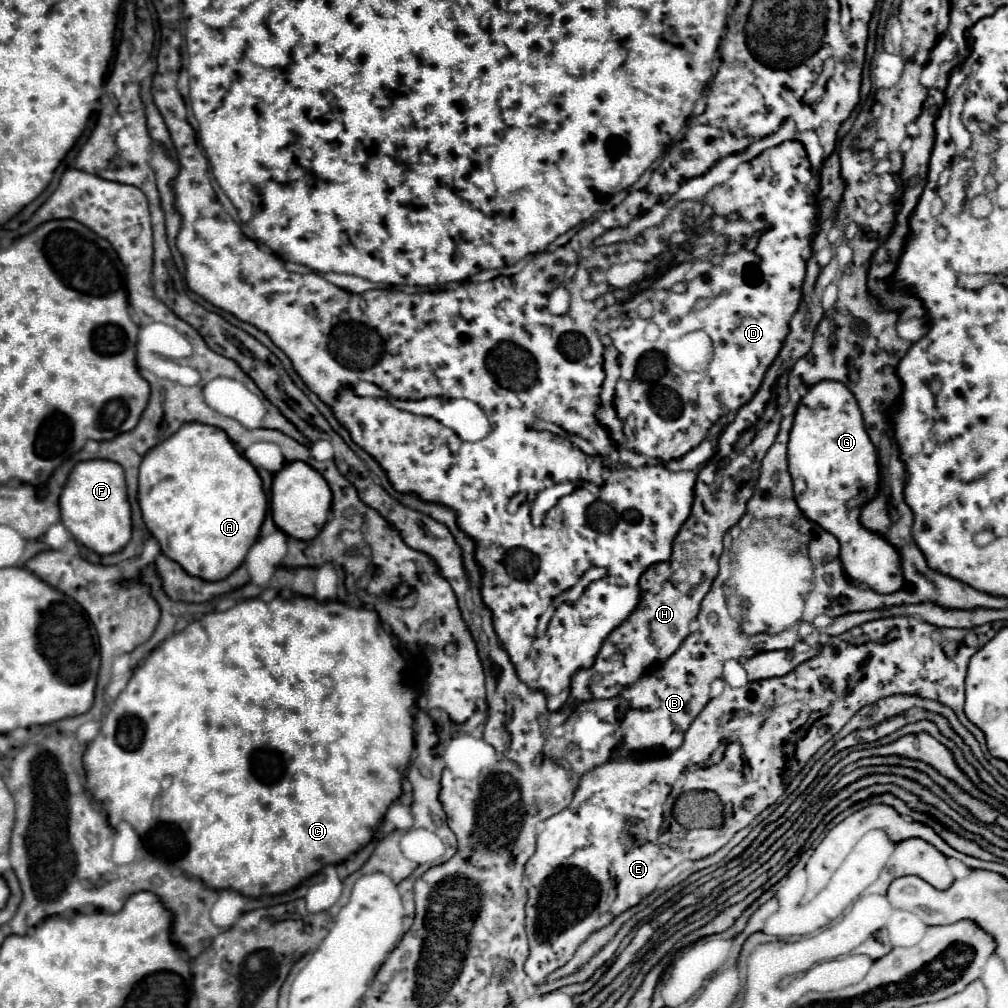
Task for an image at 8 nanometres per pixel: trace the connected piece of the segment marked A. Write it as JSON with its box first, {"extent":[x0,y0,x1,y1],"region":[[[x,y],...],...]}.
{"extent":[138,422,268,580],"region":[[[200,422],[182,424],[178,432],[144,456],[140,464],[138,502],[144,524],[160,542],[162,552],[176,560],[186,572],[204,580],[224,580],[244,562],[250,546],[258,540],[268,508],[258,470],[238,452],[224,430]]]}

